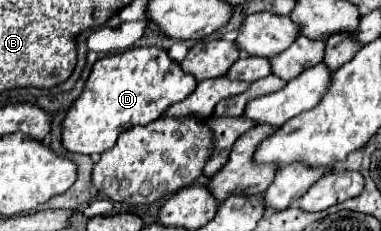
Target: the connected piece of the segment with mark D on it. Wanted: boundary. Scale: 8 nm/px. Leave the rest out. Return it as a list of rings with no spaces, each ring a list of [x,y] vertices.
[[[140,46],[122,54],[100,58],[80,98],[70,106],[62,122],[62,144],[68,152],[102,154],[112,148],[124,130],[158,120],[172,104],[196,90],[196,78],[182,72],[164,48]]]

